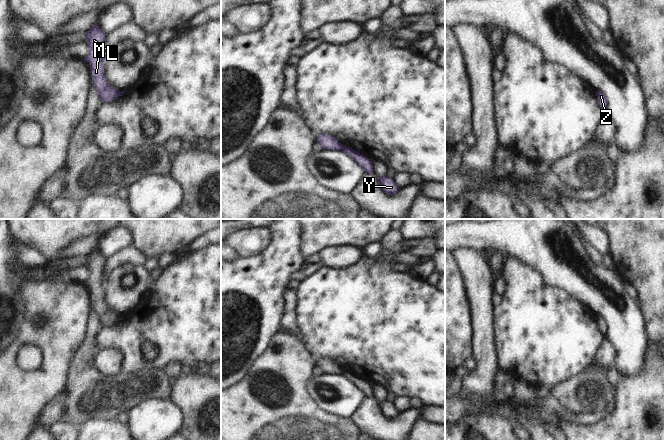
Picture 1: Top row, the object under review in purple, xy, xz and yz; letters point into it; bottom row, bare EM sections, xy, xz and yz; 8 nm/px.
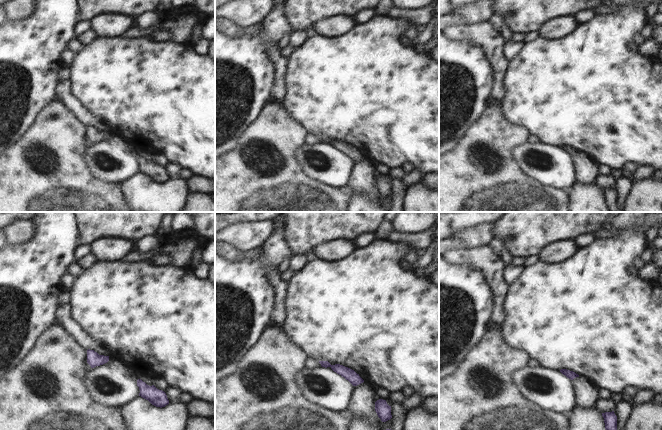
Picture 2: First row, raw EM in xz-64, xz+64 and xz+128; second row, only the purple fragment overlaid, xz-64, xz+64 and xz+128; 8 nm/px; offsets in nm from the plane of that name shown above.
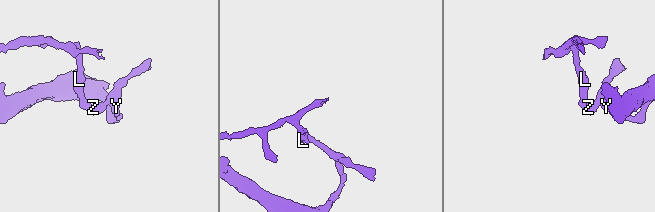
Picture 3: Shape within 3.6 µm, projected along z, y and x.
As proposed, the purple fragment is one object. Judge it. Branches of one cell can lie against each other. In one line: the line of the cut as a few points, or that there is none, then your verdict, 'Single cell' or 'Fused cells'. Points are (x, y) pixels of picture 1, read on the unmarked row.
Split along xz (344, 370), (342, 373). Fused cells.

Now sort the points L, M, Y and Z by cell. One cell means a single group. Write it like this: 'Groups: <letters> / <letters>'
Groups: L M / Y Z

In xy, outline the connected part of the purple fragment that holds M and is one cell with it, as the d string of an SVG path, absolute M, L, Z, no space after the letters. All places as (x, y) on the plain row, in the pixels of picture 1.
M95 248L87 255L85 264L89 270L89 276L83 285L90 287L90 297L94 302L94 312L97 314L102 326L112 326L118 323L120 316L106 305L104 299L102 272L105 257Z

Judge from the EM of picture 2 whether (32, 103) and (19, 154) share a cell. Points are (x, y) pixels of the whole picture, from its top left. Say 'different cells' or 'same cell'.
different cells

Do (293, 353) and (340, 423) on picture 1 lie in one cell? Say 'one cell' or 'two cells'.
one cell

